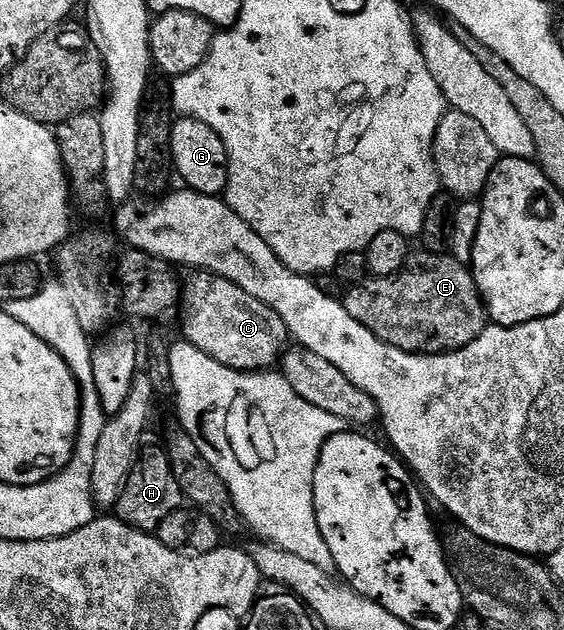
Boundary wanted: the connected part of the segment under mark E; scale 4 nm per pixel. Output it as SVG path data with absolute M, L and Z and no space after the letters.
M412 251L407 257L407 265L395 276L376 276L368 278L362 284L346 289L347 296L342 297L345 310L365 326L372 334L378 332L476 332L482 334L488 327L489 317L483 306L483 295L475 281L475 273L466 264L456 260L450 254Z

